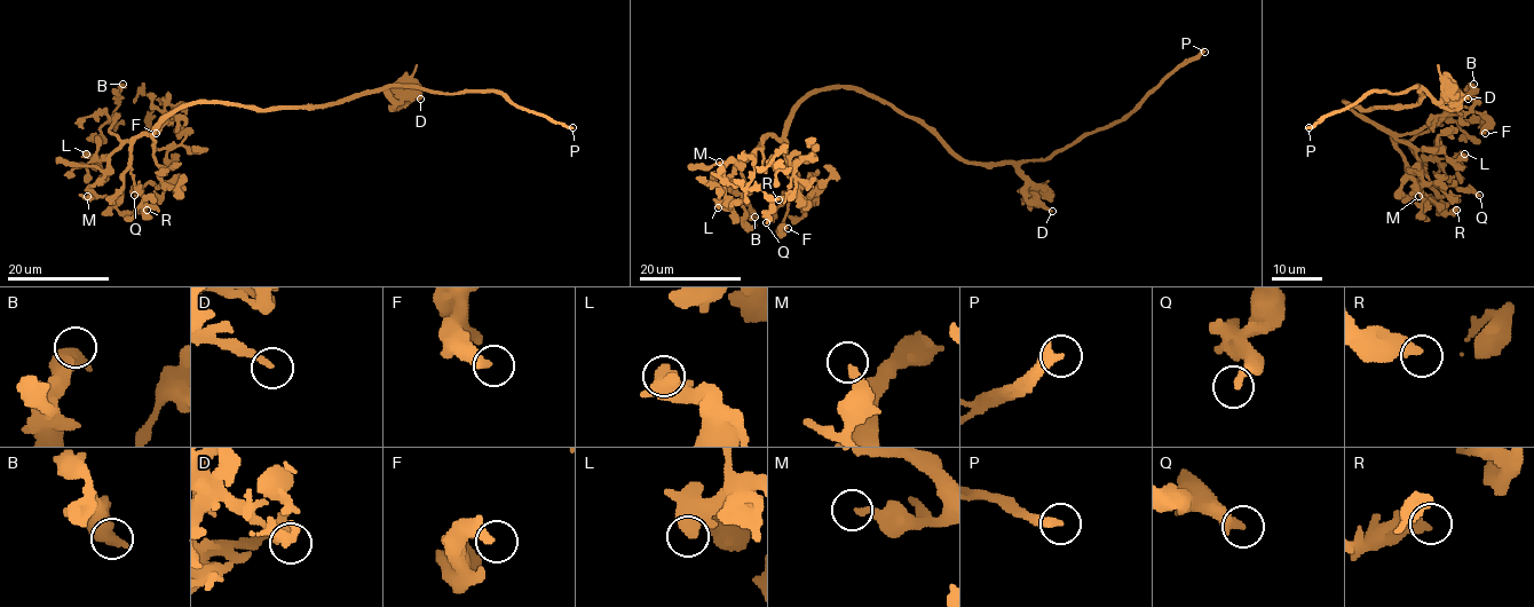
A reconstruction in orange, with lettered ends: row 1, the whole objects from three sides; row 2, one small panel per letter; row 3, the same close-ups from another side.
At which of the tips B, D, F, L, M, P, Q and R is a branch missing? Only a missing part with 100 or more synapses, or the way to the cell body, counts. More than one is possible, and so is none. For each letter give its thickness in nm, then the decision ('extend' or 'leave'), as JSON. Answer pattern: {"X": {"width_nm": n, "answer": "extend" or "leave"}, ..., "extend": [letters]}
{"B": {"width_nm": 700, "answer": "leave"}, "D": {"width_nm": 190, "answer": "leave"}, "F": {"width_nm": 400, "answer": "leave"}, "L": {"width_nm": 650, "answer": "leave"}, "M": {"width_nm": 280, "answer": "leave"}, "P": {"width_nm": 380, "answer": "extend"}, "Q": {"width_nm": 320, "answer": "leave"}, "R": {"width_nm": 440, "answer": "leave"}, "extend": ["P"]}

